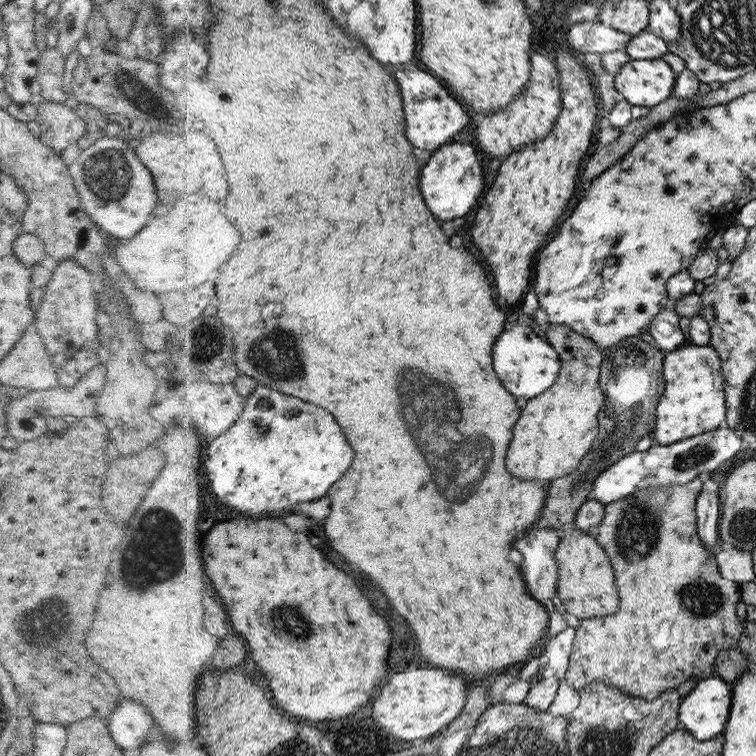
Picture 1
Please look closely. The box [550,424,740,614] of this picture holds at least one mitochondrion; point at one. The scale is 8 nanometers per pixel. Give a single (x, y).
(638, 528)

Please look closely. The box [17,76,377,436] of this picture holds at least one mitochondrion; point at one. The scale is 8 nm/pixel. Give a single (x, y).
(108, 173)

